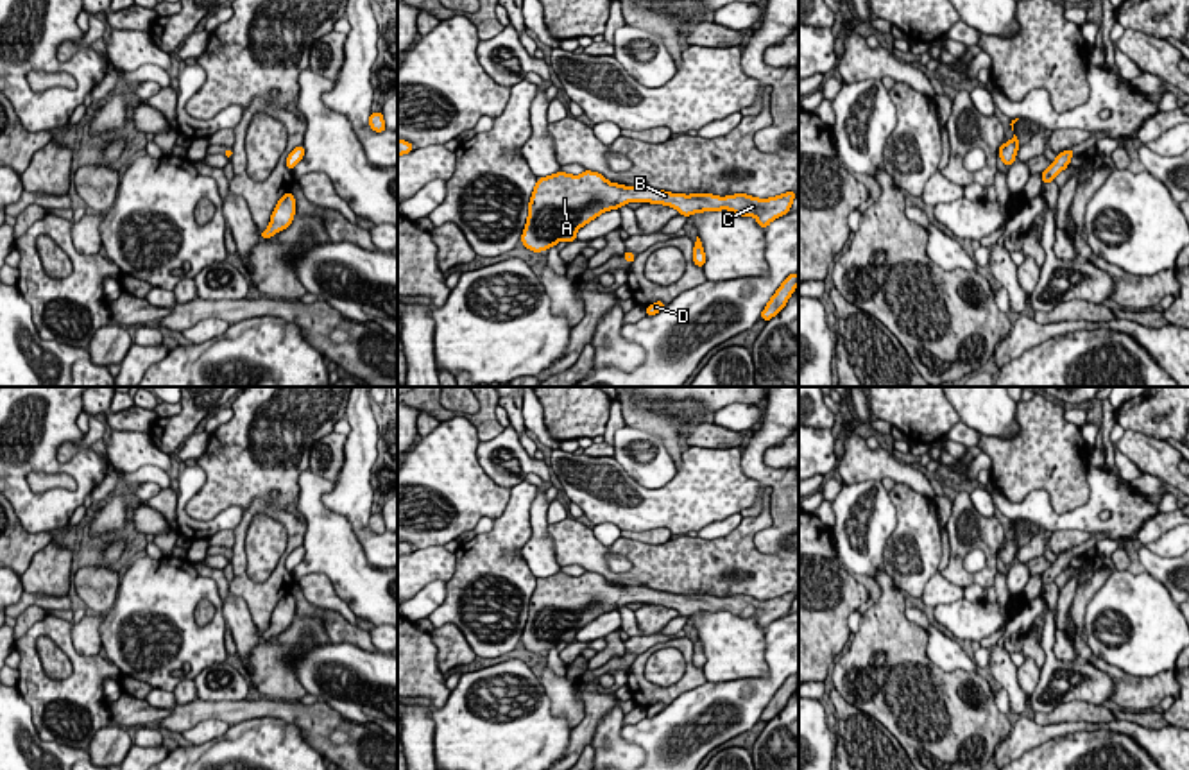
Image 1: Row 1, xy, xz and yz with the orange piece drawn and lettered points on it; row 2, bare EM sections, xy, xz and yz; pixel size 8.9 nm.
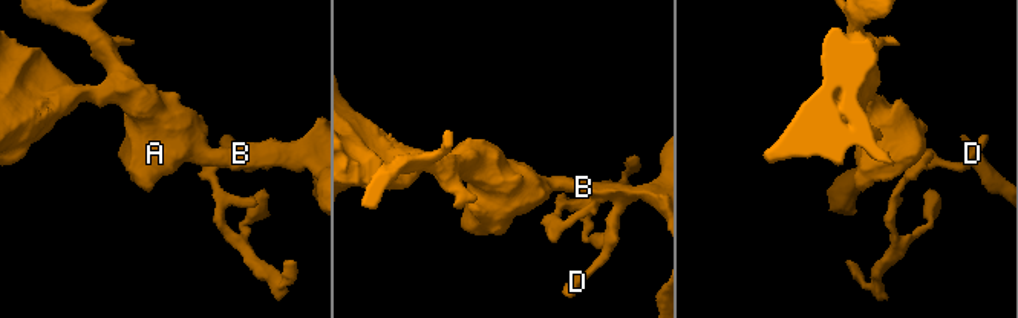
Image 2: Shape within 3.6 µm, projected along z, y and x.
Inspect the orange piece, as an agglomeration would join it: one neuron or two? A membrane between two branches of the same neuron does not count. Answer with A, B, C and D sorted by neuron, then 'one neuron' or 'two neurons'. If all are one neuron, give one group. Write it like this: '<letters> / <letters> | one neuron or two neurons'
A B C D | one neuron

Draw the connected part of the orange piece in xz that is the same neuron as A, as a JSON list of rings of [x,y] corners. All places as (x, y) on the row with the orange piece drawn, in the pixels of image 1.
[[[586,170],[580,175],[557,172],[541,177],[528,204],[528,218],[521,235],[521,244],[534,251],[548,251],[560,240],[568,244],[577,238],[577,231],[609,210],[618,210],[627,202],[652,202],[675,208],[679,215],[689,217],[702,211],[729,210],[740,217],[752,215],[766,229],[768,224],[790,213],[797,192],[786,192],[770,199],[757,199],[747,193],[718,197],[711,193],[670,193],[648,186],[623,186],[609,183],[605,175]]]

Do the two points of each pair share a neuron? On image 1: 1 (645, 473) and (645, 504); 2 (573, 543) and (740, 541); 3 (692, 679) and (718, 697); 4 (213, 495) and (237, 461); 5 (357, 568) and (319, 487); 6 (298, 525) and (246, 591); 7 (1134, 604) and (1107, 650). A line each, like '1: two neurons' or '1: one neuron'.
1: two neurons
2: one neuron
3: two neurons
4: one neuron
5: one neuron
6: one neuron
7: one neuron

